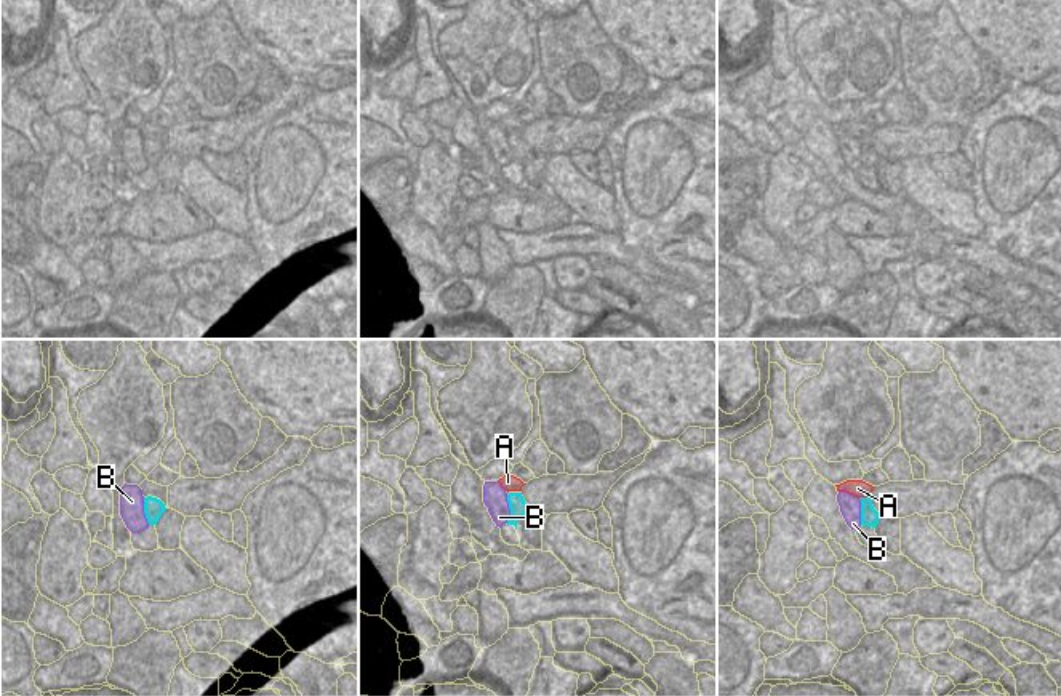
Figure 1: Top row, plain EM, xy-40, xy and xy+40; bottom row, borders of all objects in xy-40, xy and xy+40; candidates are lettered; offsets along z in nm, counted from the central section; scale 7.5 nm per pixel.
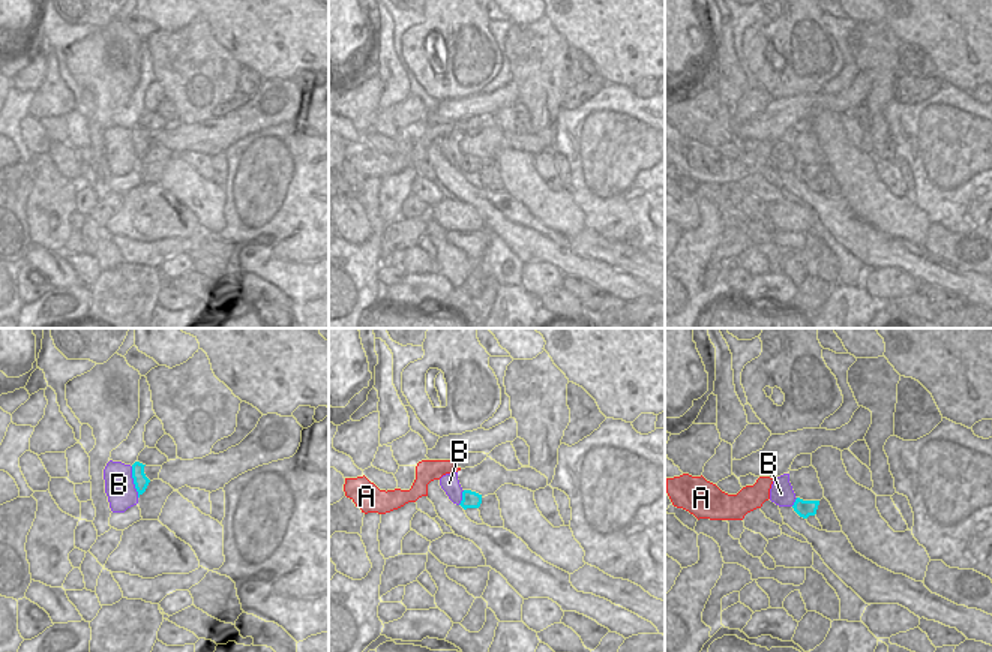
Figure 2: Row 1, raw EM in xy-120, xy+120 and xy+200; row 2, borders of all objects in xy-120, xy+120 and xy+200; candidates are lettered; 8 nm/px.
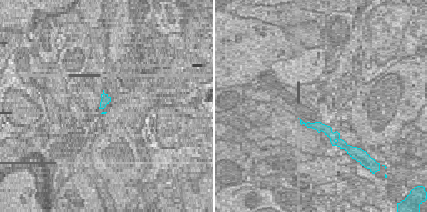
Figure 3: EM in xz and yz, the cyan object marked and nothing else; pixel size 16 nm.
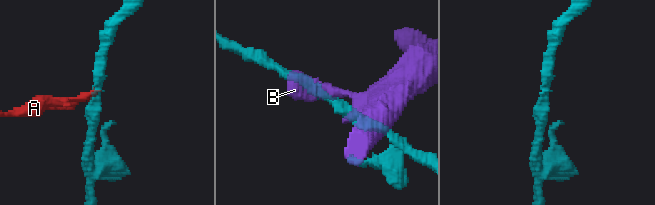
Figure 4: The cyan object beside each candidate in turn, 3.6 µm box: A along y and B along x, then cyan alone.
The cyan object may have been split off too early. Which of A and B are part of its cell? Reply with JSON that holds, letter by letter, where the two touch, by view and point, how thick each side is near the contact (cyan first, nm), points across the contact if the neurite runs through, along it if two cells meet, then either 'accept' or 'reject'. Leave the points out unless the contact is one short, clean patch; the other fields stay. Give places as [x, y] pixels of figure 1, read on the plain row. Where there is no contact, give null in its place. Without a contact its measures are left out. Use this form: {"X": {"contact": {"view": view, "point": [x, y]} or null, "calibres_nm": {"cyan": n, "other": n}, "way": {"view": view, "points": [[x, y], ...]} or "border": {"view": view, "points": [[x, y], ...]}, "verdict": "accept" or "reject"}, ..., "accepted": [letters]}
{"A": {"contact": {"view": "xy+40", "point": [864, 140]}, "calibres_nm": {"cyan": 140, "other": 130}, "border": {"view": "xy+40", "points": [[869, 136], [860, 140]]}, "verdict": "reject"}, "B": {"contact": {"view": "xy", "point": [509, 149]}, "calibres_nm": {"cyan": 140, "other": 180}, "verdict": "reject"}, "accepted": []}

